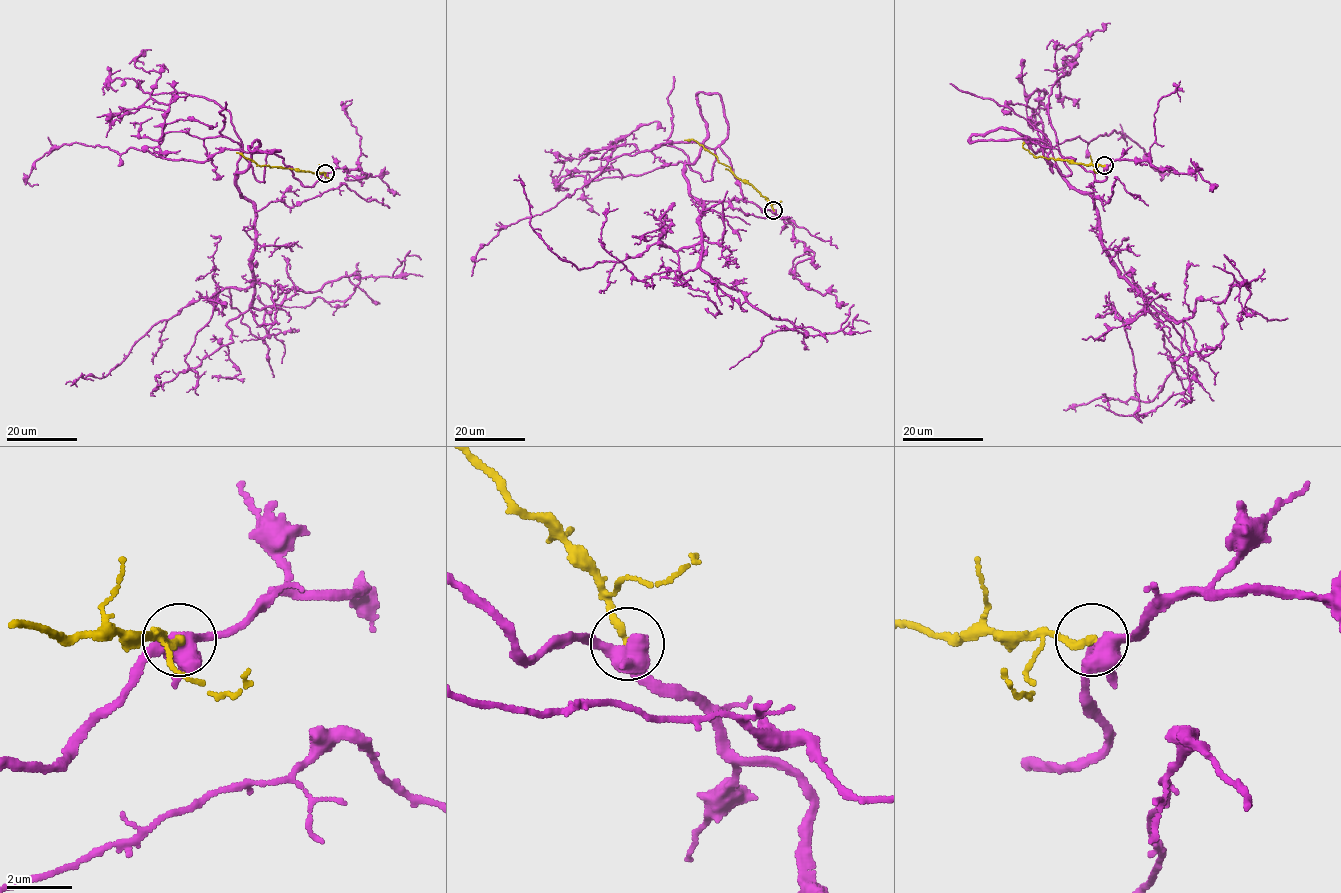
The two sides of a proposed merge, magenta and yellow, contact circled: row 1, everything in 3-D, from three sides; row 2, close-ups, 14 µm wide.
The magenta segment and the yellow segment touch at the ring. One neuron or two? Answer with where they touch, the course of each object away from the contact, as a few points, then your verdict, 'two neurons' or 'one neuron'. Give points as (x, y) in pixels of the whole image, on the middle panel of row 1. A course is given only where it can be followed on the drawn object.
at (773, 210); magenta runs (774, 210), (743, 197), (718, 147), (685, 165), (703, 205), (702, 269), (806, 332), (765, 336), (729, 369); yellow runs (774, 210), (752, 186), (739, 180), (701, 145), (692, 139), (684, 140); two neurons

